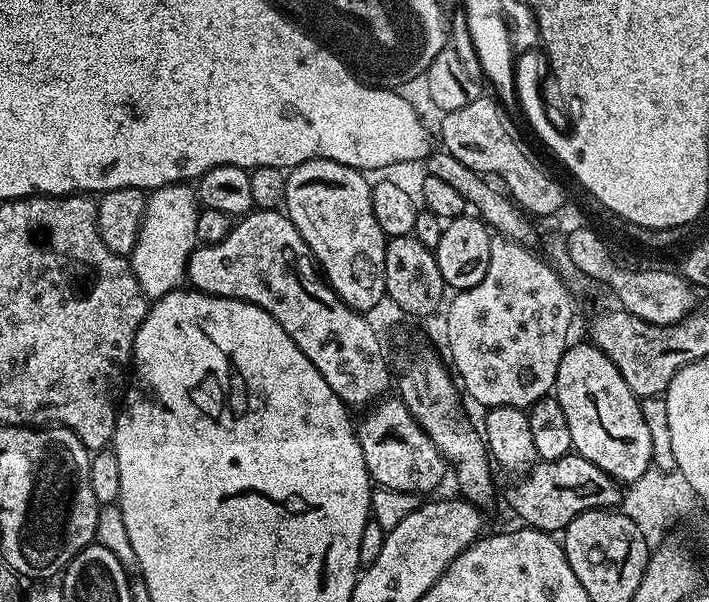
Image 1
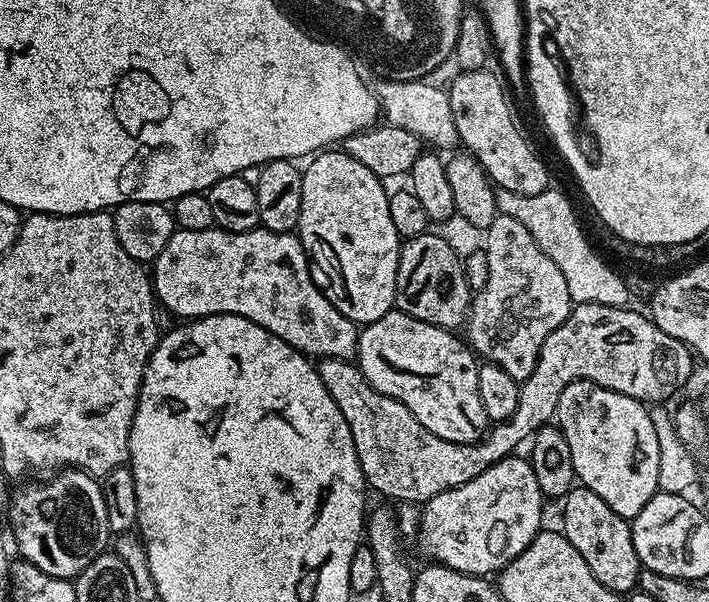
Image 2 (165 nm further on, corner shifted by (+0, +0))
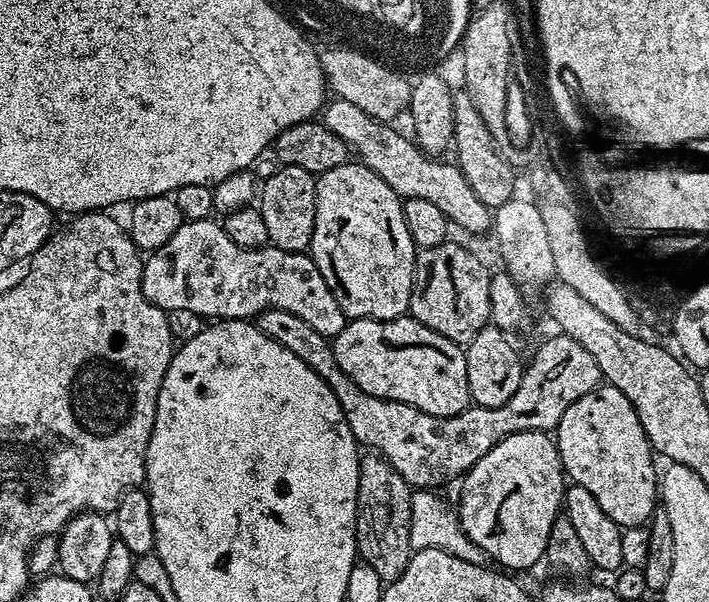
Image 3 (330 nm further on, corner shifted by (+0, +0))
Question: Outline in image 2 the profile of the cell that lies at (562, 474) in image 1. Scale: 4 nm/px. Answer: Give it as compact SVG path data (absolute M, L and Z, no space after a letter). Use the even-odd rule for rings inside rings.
M393 310L359 329L354 360L369 386L402 402L402 406L406 406L406 410L410 410L410 414L414 414L414 418L418 418L418 422L430 430L430 434L446 438L446 442L474 444L484 435L490 421L482 406L482 394L478 394L480 364L471 347L456 335L455 331Z

